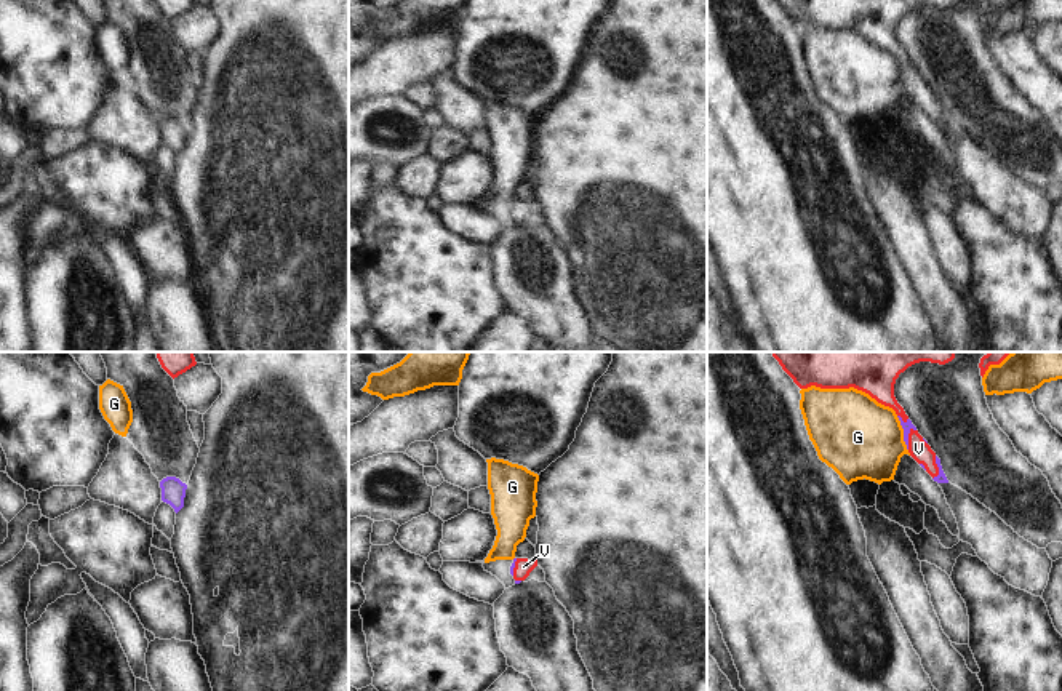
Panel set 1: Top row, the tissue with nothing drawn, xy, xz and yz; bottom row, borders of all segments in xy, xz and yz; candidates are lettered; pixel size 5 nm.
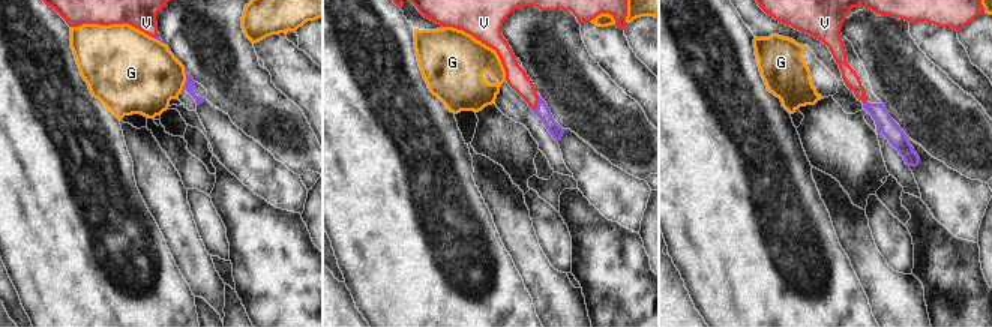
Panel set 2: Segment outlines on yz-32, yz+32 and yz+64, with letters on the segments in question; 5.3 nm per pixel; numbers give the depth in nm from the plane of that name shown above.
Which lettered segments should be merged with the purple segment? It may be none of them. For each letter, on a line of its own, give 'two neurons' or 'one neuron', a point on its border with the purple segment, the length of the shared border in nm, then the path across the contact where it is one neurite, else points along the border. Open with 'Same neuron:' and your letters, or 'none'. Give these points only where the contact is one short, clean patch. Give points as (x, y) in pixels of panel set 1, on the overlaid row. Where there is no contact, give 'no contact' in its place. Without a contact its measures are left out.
Same neuron: V
G: two neurons; meets purple in yz at (904, 434); contact 190 nm long; border along yz (896, 416), (907, 450)
V: one neuron; meets purple in yz at (907, 439); contact 110 nm long; runs through yz (906, 426), (907, 439), (918, 448)

